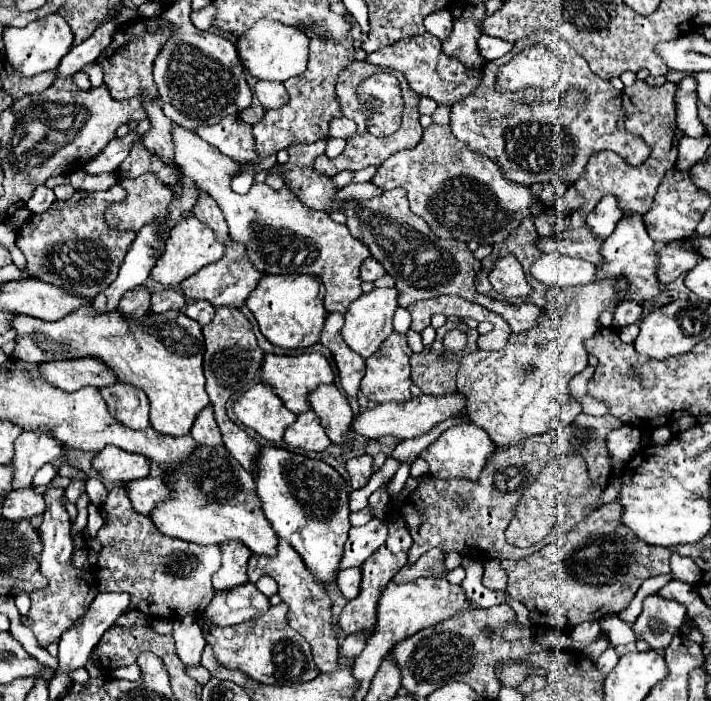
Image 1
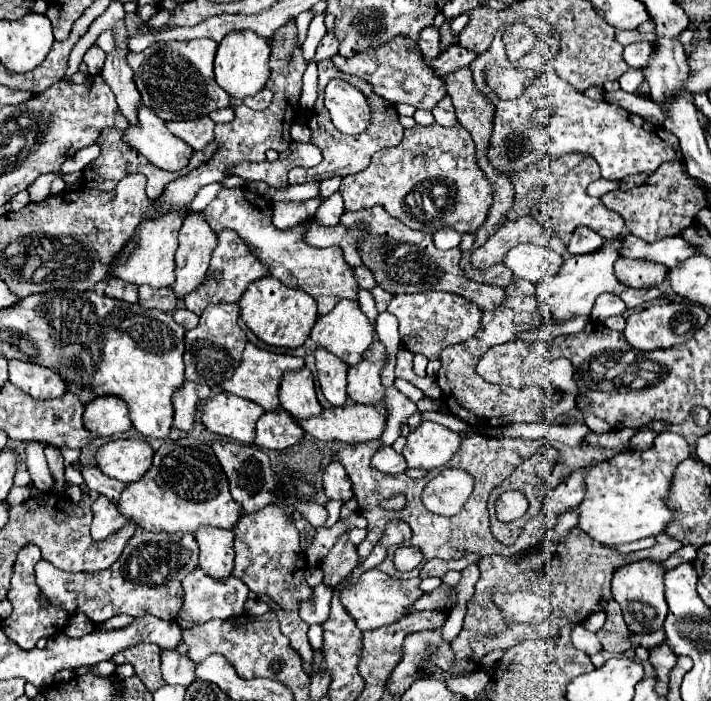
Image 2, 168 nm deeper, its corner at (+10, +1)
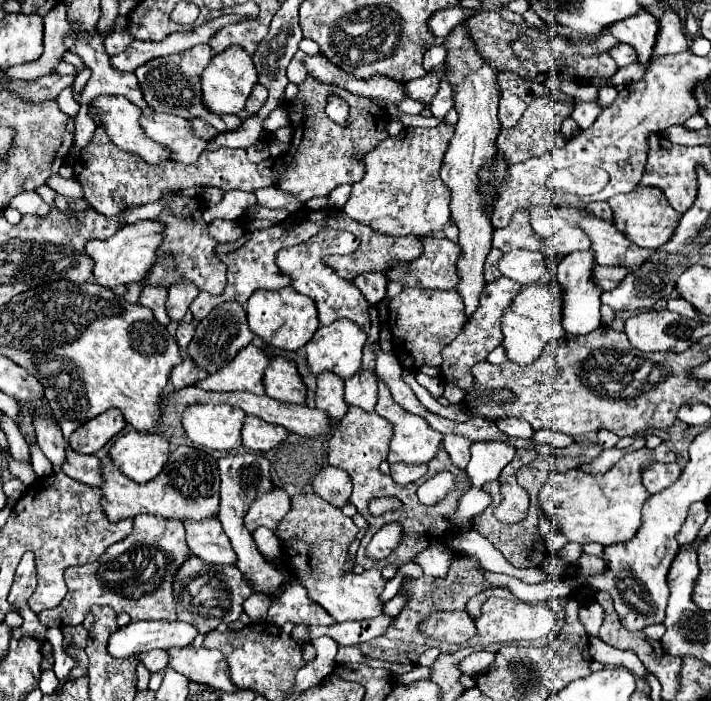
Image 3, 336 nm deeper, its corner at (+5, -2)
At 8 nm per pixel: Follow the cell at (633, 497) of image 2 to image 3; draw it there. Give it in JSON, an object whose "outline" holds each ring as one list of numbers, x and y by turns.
{"outline":[[661,443,653,451,639,449,627,453,607,473,591,475,583,473,581,469,571,469,559,475,551,475,549,481,541,487,541,509,553,521,553,527,557,527,559,533,579,545,591,541,599,545,629,541,641,527,641,507,649,499,649,493,641,483,641,467,643,463,651,461,675,461,675,453,671,453,665,443]]}

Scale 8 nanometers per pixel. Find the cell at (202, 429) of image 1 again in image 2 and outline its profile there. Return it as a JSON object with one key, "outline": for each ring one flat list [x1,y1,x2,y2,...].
{"outline":[[186,382,180,392,174,394,174,426,178,430,190,432,196,424,196,416,198,416,198,402,204,402,206,398,210,398,210,388,206,384,192,384]]}

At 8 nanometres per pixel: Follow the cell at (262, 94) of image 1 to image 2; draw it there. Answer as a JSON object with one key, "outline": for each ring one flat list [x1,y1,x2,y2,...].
{"outline":[[264,88,262,92,258,92,256,96,248,96,248,98,244,98,244,104,248,106,248,108,252,108,252,110,264,110,264,108,268,108,268,104,272,102,272,92,268,90,268,88]]}

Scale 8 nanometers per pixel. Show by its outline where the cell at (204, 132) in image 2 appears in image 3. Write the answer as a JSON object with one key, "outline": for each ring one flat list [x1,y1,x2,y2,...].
{"outline":[[145,111,141,113,139,123,149,139,165,147,171,153,171,159,185,165,195,163,207,145,207,141,197,139,189,131,189,123,183,117]]}

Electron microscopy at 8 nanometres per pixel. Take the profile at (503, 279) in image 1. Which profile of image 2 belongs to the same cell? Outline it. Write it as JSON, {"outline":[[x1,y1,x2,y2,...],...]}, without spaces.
{"outline":[[522,216,520,220,514,220,514,222,506,220,500,226,500,230,488,238,488,242,484,246,474,250,472,266,480,272,486,272,494,264,502,262,504,256,508,254,508,250,520,242,532,242,532,244,546,246,546,248,562,254,564,258,570,256,570,252,566,252,568,250,566,244,558,236,550,234,534,216]]}

